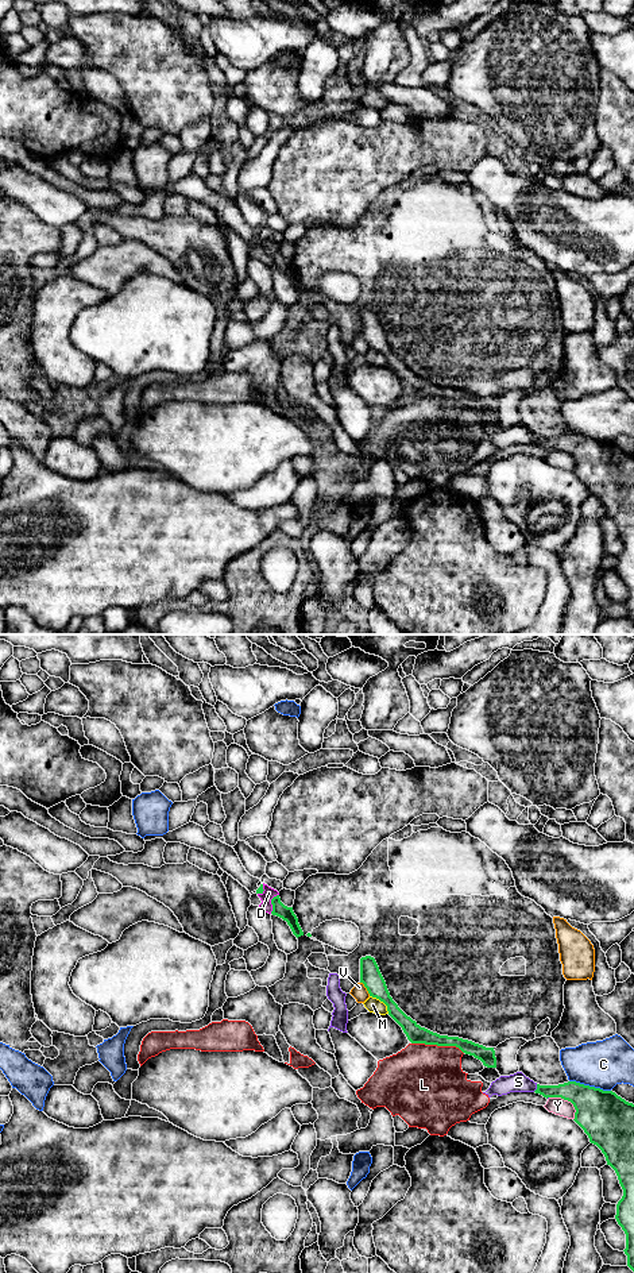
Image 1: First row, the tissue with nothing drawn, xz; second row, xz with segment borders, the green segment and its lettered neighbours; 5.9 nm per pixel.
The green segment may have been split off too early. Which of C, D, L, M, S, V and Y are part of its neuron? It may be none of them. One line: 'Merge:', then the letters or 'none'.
Merge: none

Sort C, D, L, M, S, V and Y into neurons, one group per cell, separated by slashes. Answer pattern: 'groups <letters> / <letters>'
groups C / D / L / M / S / V / Y

